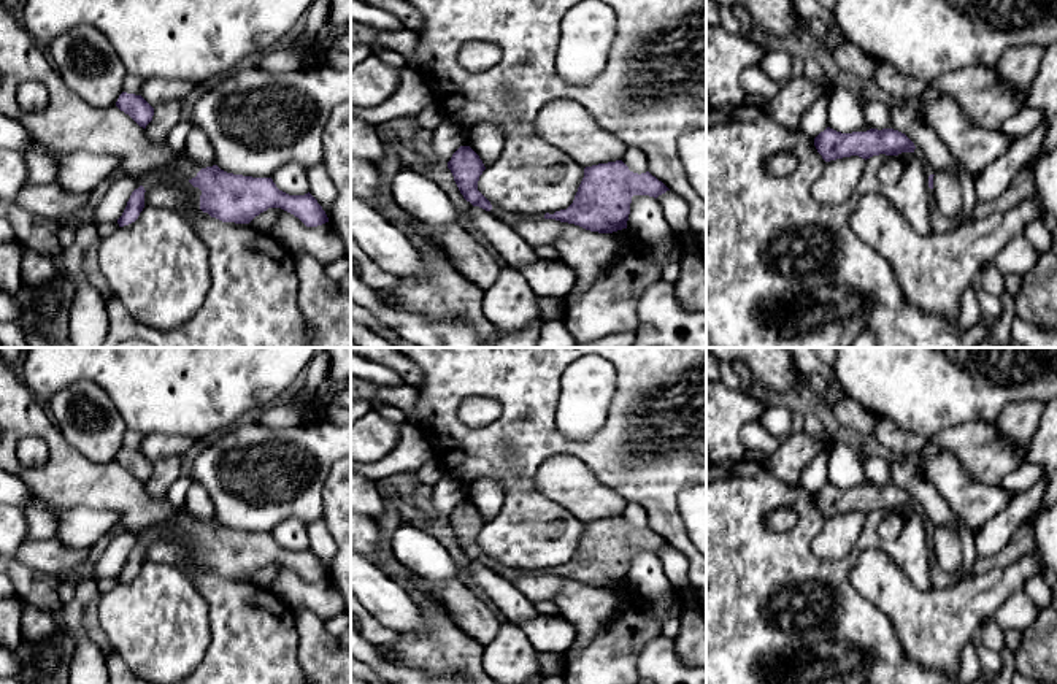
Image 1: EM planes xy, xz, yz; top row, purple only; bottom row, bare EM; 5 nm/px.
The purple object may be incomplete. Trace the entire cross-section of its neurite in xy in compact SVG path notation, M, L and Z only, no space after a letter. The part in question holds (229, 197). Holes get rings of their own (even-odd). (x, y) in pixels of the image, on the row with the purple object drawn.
M184 149L175 154L171 167L136 176L136 189L117 219L119 227L135 222L144 208L144 195L170 179L181 183L192 194L195 206L222 222L249 224L268 208L281 208L306 227L329 222L325 211L309 192L289 195L279 190L271 178L233 175L217 165L203 168L192 162Z

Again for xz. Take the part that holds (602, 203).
M460 146L448 162L448 168L467 202L511 227L527 219L555 219L590 232L613 233L627 229L633 195L657 198L670 190L649 171L638 175L622 160L616 160L586 167L575 200L567 209L524 216L505 211L478 190L478 181L486 167L470 146Z

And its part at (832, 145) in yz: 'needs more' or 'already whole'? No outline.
needs more

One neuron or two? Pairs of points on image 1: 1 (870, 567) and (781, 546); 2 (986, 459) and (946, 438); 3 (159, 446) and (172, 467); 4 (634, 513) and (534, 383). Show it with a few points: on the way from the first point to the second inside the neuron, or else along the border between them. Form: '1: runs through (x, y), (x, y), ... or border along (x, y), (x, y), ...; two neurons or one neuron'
1: border along (857, 556), (849, 572), (849, 581), (867, 599); two neurons
2: runs through (976, 449), (965, 440), (956, 440); one neuron
3: border along (180, 456), (153, 462); two neurons
4: border along (627, 502), (637, 502), (649, 516); two neurons

